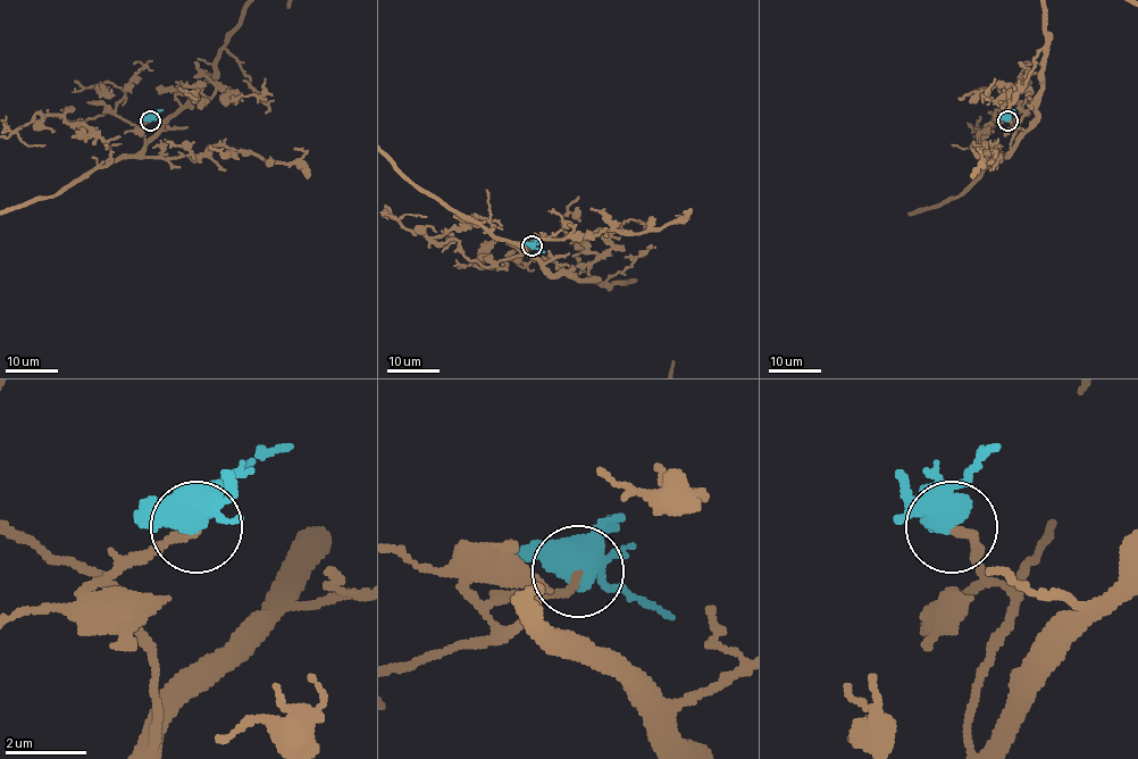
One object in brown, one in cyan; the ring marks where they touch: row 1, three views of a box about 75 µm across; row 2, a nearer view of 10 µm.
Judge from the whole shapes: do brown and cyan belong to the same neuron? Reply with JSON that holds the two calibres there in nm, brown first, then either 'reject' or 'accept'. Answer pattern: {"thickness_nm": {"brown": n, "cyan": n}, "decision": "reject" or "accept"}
{"thickness_nm": {"brown": 220, "cyan": 440}, "decision": "accept"}

